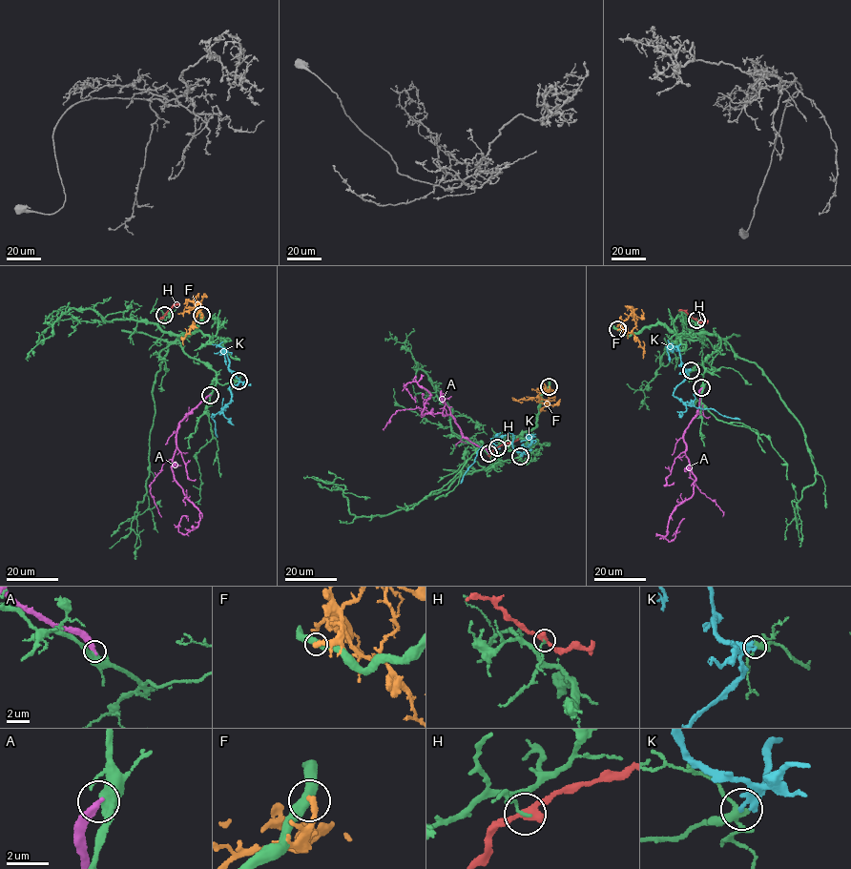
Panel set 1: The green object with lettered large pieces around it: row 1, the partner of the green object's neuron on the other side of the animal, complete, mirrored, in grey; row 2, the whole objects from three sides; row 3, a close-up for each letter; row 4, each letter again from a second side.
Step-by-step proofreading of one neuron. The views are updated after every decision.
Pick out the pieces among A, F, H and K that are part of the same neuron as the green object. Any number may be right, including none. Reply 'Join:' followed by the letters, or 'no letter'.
Join: no letter

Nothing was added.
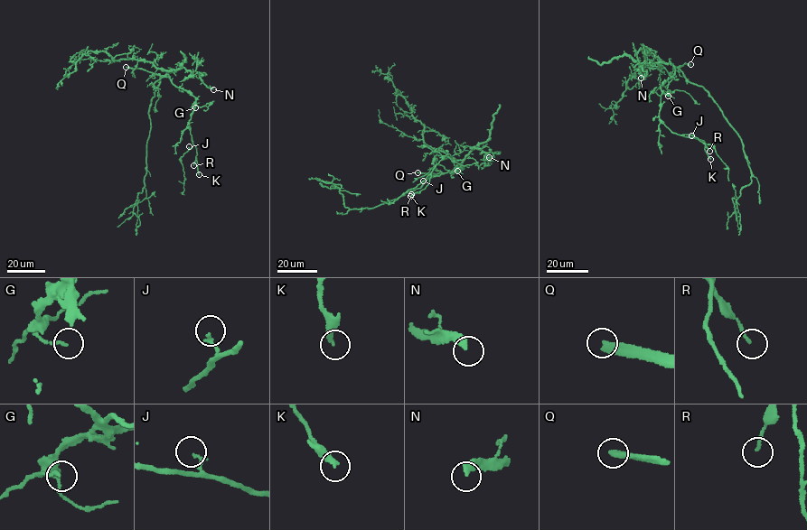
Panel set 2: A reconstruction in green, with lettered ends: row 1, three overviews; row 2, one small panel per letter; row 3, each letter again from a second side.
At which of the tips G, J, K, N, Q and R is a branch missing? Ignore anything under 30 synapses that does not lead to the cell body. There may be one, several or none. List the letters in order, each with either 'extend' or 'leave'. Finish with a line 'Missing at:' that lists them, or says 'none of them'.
G: leave
J: leave
K: leave
N: extend
Q: extend
R: leave
Missing at: N, Q

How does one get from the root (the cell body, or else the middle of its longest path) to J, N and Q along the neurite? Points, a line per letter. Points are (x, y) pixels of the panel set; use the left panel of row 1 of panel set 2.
J: (160, 79), (166, 76), (176, 87), (187, 90), (195, 99), (188, 124), (193, 144), (190, 149), (189, 146)
N: (160, 79), (169, 70), (183, 67), (194, 70), (203, 83), (213, 89)
Q: (160, 79), (155, 74), (126, 67)

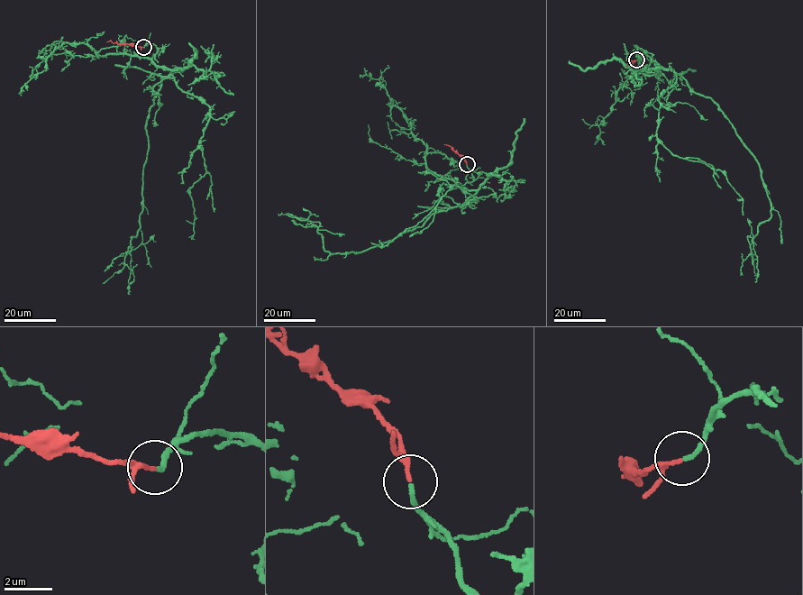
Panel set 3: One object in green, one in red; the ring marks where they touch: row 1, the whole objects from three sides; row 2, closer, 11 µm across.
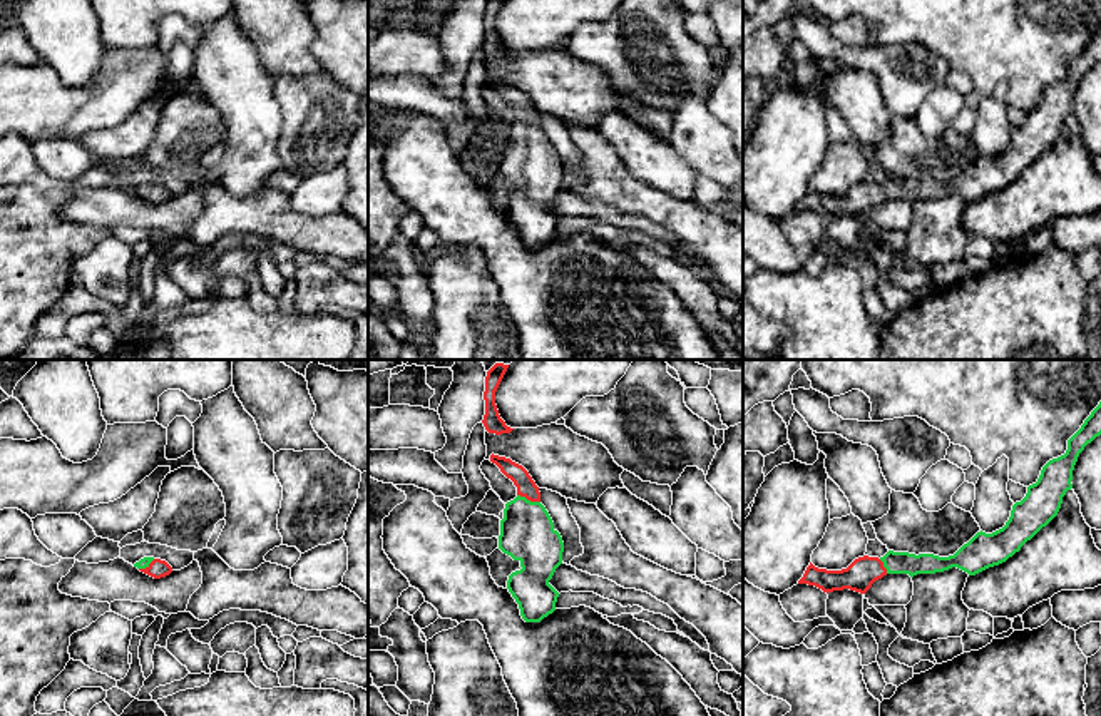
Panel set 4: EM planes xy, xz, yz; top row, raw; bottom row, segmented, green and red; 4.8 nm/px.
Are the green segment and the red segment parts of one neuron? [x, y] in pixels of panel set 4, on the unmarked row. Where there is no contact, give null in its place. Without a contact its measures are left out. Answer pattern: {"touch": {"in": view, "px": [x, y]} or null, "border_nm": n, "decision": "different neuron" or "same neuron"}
{"touch": {"in": "xz", "px": [529, 126]}, "border_nm": 120, "decision": "same neuron"}

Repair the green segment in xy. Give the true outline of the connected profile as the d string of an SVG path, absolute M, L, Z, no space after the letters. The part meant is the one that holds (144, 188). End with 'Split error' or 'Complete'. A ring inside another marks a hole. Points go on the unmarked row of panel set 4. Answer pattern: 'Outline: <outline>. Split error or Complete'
Outline: M144 182L139 187L136 187L134 192L154 204L166 202L172 197L172 192L166 186L154 182Z. Split error

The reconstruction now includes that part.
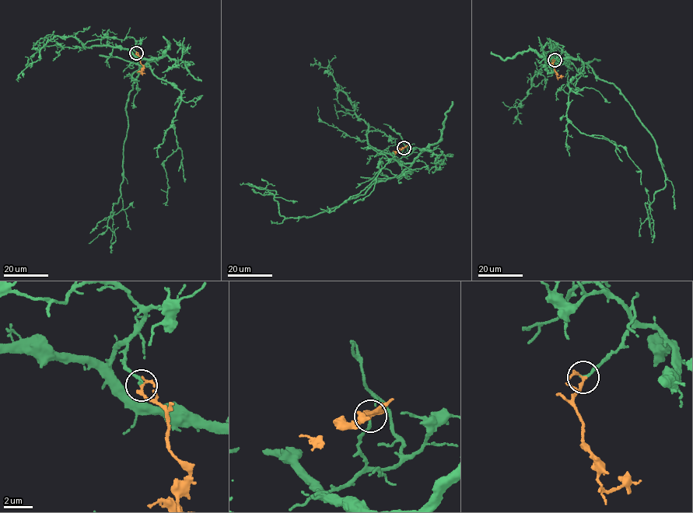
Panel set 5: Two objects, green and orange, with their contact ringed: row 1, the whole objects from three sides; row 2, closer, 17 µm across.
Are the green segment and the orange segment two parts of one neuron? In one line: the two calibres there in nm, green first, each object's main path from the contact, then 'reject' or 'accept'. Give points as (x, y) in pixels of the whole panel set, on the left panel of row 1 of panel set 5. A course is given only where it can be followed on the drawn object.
160/200 nm | green via (136, 53), (133, 47), (135, 55), (153, 58), (140, 65), (128, 96), (120, 197), (107, 225), (111, 243) | orange via (136, 53), (140, 57), (143, 74), (137, 71) | accept

